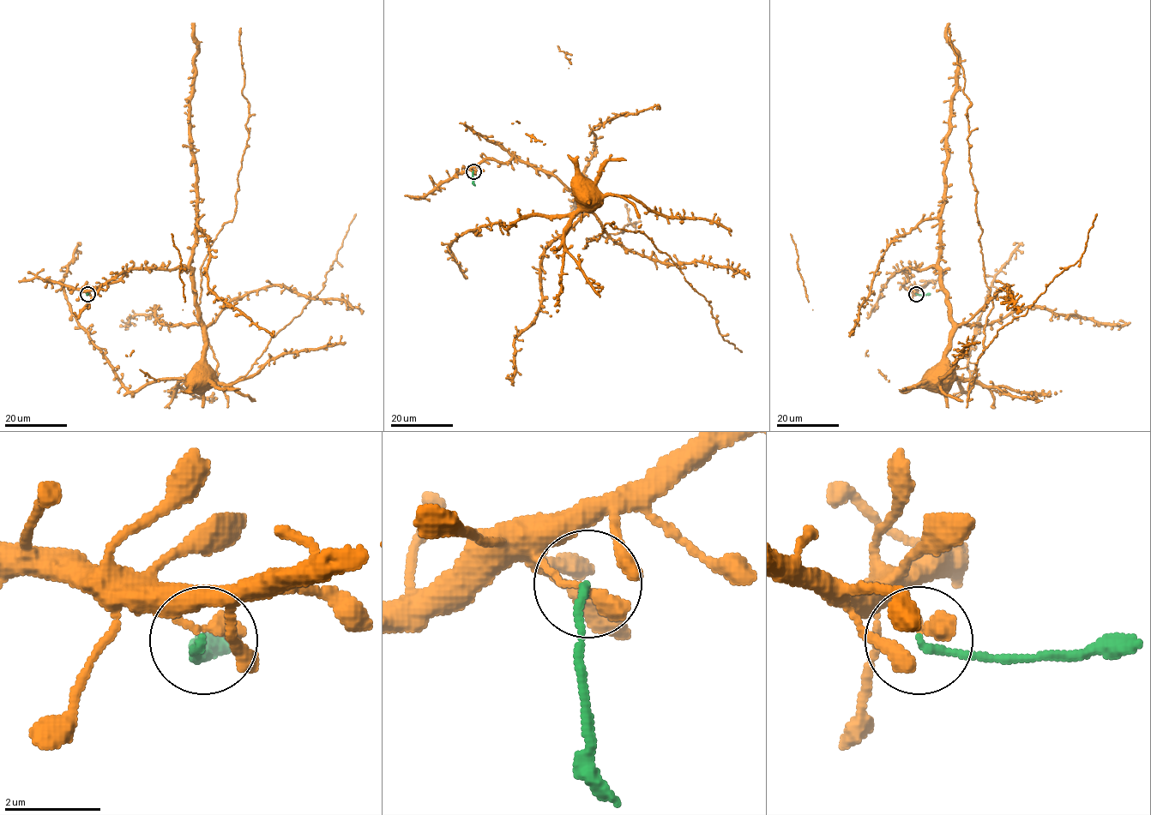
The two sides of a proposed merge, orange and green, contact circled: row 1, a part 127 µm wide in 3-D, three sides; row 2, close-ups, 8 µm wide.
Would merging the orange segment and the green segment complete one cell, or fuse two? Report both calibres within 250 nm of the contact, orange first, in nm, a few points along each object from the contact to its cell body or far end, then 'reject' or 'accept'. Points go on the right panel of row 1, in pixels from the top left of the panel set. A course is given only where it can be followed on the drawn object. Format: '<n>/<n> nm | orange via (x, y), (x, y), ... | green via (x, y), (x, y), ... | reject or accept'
320/150 nm | orange via (915, 293), (904, 285), (904, 271), (935, 266), (953, 326), (950, 349), (936, 372) | green via (915, 294), (931, 294) | reject

